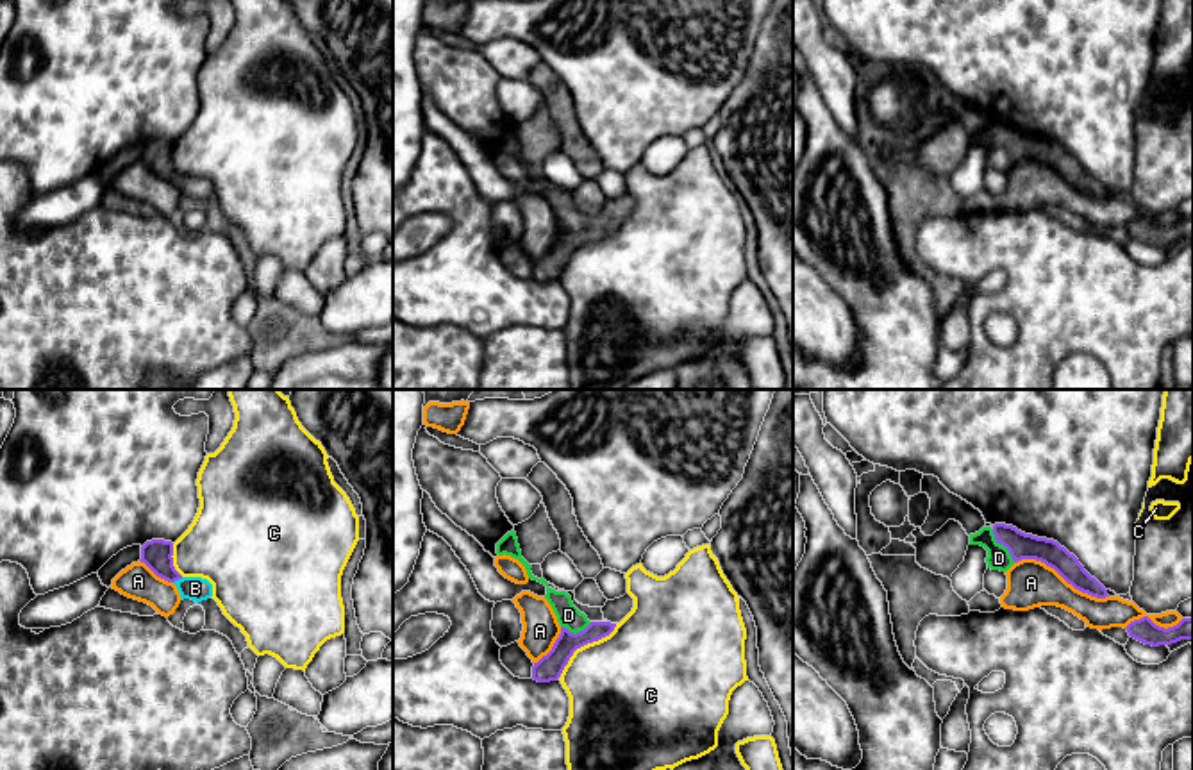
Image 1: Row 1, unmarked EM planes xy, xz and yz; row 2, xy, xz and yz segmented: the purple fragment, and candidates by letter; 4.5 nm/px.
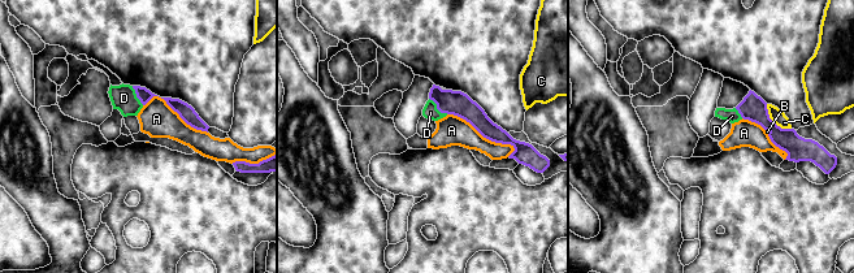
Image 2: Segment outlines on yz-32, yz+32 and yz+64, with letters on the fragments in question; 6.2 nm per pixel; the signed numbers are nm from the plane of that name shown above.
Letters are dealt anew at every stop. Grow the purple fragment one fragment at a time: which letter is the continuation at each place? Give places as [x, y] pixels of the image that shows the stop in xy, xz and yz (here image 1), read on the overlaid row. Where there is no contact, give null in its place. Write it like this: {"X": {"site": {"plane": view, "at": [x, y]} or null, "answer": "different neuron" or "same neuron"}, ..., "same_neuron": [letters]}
{"A": {"site": {"plane": "yz", "at": [1061, 576]}, "answer": "different neuron"}, "B": {"site": {"plane": "xy", "at": [177, 579]}, "answer": "same neuron"}, "C": {"site": {"plane": "xz", "at": [583, 645]}, "answer": "different neuron"}, "D": {"site": {"plane": "yz", "at": [1002, 544]}, "answer": "same neuron"}, "same_neuron": ["B", "D"]}

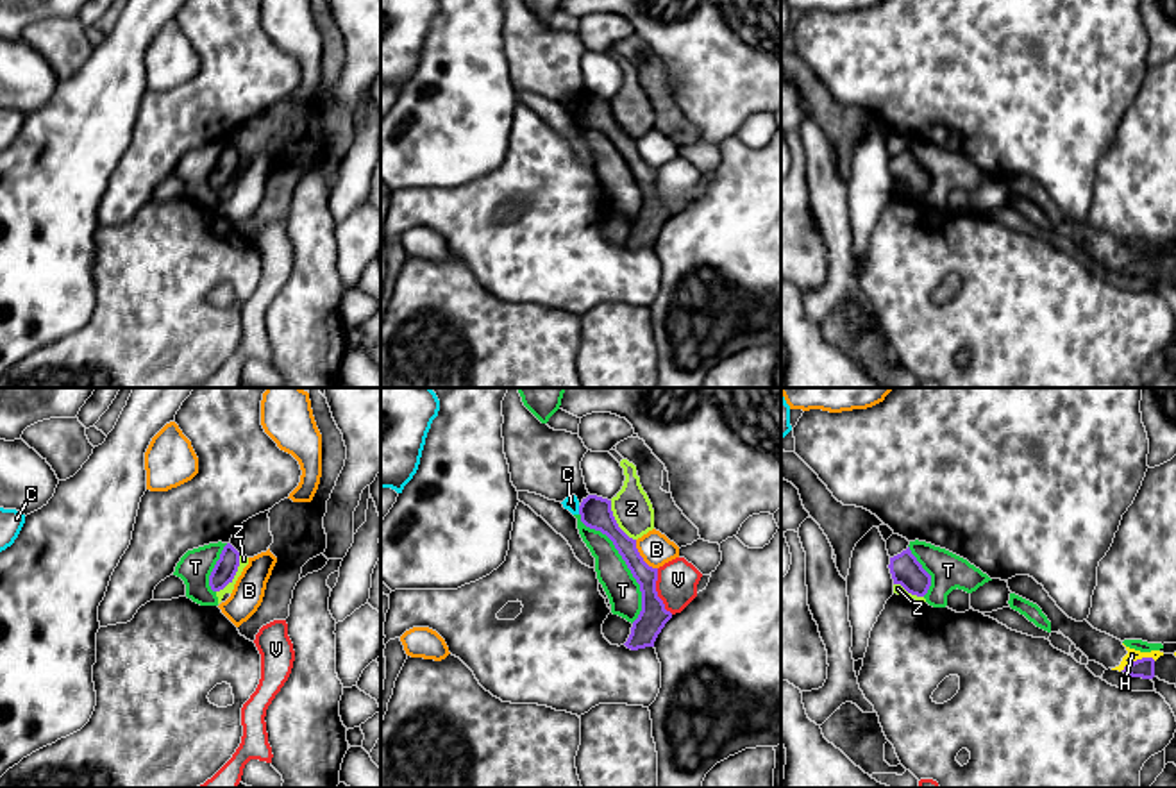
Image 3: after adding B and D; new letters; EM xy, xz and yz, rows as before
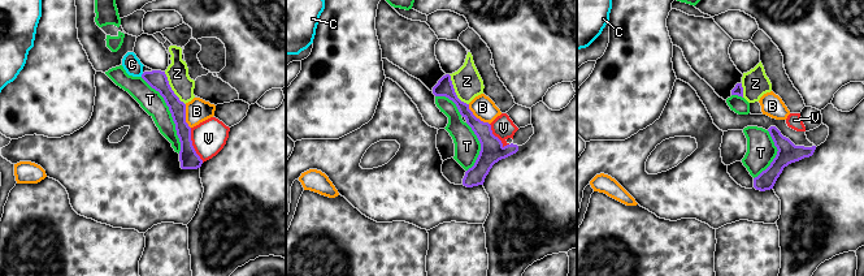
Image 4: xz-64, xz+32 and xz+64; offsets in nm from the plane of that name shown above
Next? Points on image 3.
{"B": {"site": {"plane": "xz", "at": [640, 556]}, "answer": "different neuron"}, "C": {"site": {"plane": "xz", "at": [579, 510]}, "answer": "different neuron"}, "H": {"site": {"plane": "yz", "at": [1137, 660]}, "answer": "different neuron"}, "T": {"site": {"plane": "xz", "at": [626, 563]}, "answer": "different neuron"}, "V": {"site": {"plane": "xz", "at": [656, 592]}, "answer": "different neuron"}, "Z": {"site": {"plane": "xy", "at": [235, 574]}, "answer": "different neuron"}, "same_neuron": []}

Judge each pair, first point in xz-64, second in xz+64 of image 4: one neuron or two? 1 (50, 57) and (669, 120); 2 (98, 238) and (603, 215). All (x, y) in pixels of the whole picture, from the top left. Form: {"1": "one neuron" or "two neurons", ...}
{"1": "two neurons", "2": "one neuron"}

